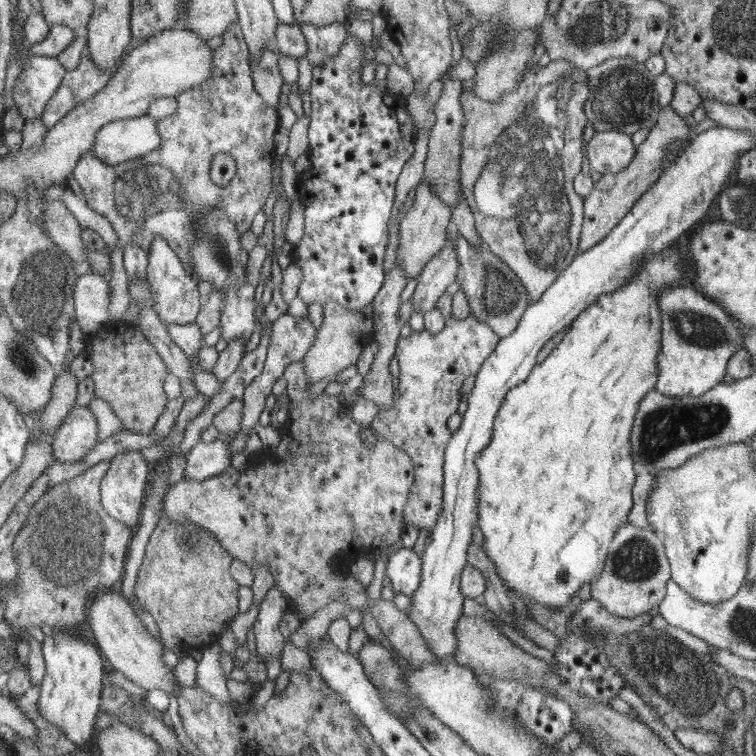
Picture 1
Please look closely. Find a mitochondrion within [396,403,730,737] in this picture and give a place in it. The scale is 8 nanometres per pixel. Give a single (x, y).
(681, 683)

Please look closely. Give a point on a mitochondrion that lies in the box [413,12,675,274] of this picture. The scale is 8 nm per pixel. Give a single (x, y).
(622, 96)

